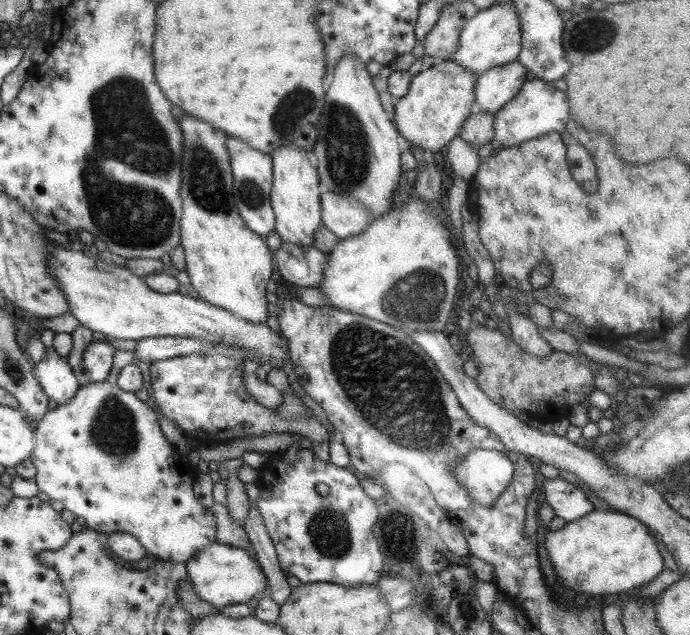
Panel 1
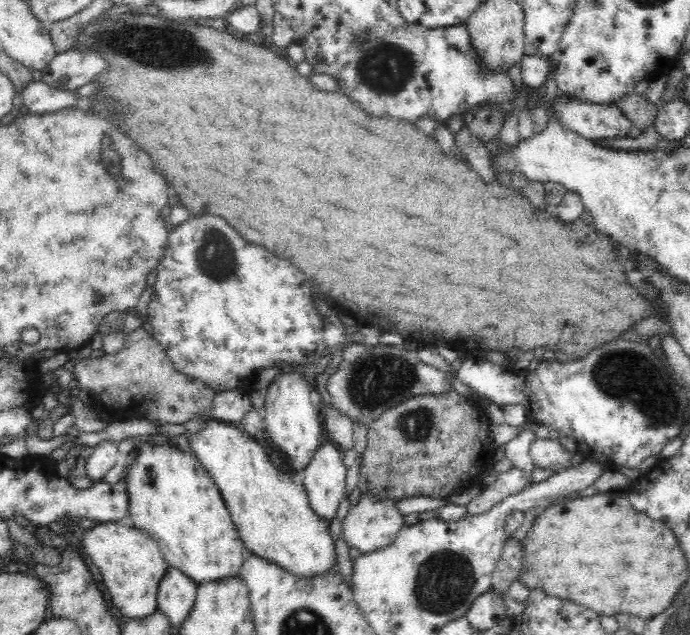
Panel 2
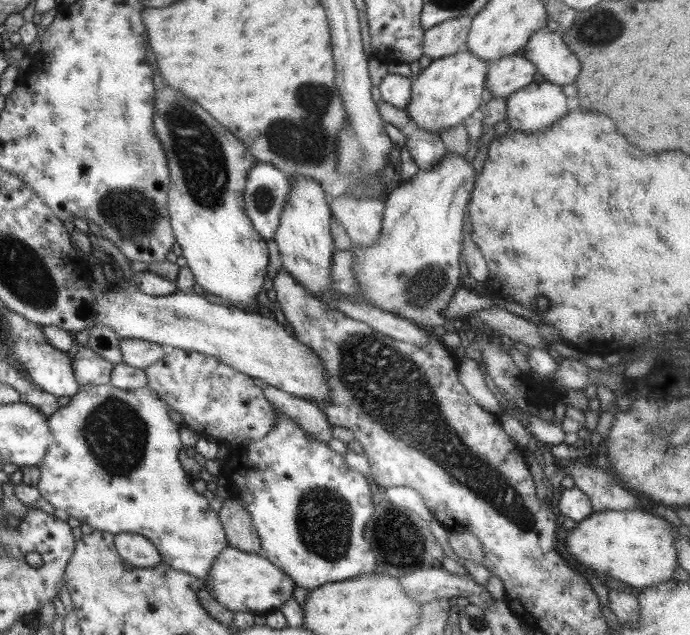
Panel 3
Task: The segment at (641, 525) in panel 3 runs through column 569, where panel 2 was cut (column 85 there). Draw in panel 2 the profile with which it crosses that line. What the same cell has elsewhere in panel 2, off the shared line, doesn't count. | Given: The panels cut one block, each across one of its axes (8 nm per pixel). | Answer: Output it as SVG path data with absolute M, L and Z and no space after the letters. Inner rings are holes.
M127 520L94 523L80 538L80 550L98 568L112 603L127 619L146 618L157 608L157 588L169 564L156 541Z

